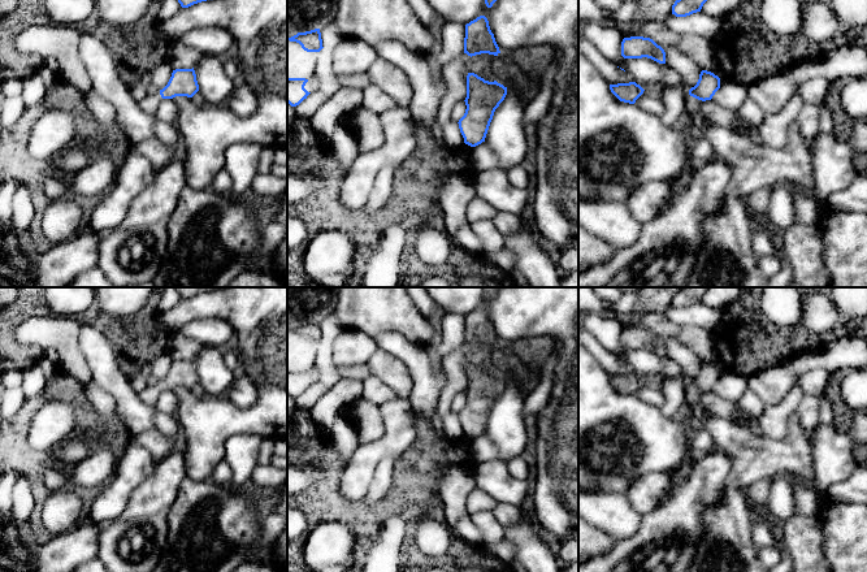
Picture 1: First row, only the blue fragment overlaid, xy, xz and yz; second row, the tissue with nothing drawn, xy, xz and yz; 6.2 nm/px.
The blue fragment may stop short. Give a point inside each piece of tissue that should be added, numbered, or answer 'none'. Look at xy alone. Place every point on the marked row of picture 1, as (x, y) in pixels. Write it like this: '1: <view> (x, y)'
1: xy (150, 103)

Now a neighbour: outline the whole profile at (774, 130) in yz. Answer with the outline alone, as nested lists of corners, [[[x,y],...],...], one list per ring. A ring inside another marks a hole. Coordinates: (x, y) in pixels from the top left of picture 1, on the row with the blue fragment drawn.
[[[798,90],[792,94],[779,113],[766,113],[762,125],[758,127],[758,133],[766,146],[772,148],[785,148],[788,146],[788,127],[797,118],[805,104]]]

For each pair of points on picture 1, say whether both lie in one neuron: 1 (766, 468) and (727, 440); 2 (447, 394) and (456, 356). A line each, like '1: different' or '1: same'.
1: same
2: same

